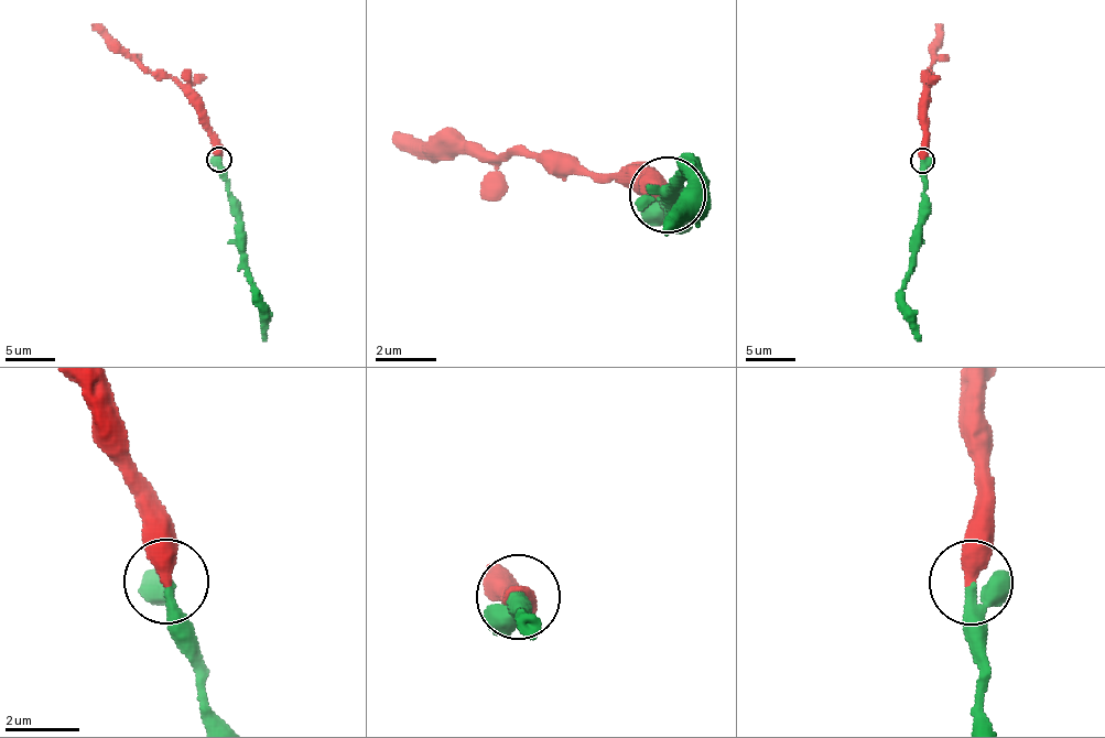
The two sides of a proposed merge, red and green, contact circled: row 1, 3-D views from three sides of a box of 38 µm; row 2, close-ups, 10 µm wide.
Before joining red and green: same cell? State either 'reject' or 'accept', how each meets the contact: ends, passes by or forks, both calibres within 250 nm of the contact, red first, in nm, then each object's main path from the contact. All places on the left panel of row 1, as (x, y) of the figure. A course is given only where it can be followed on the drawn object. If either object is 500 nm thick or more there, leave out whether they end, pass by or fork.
accept; red ends; green passes by; calibres 480 and 380 nm; course red (218, 160), (218, 142), (210, 134), (206, 112), (173, 79), (144, 72), (91, 24); course green (218, 160), (236, 217), (242, 266), (255, 291), (263, 340)

